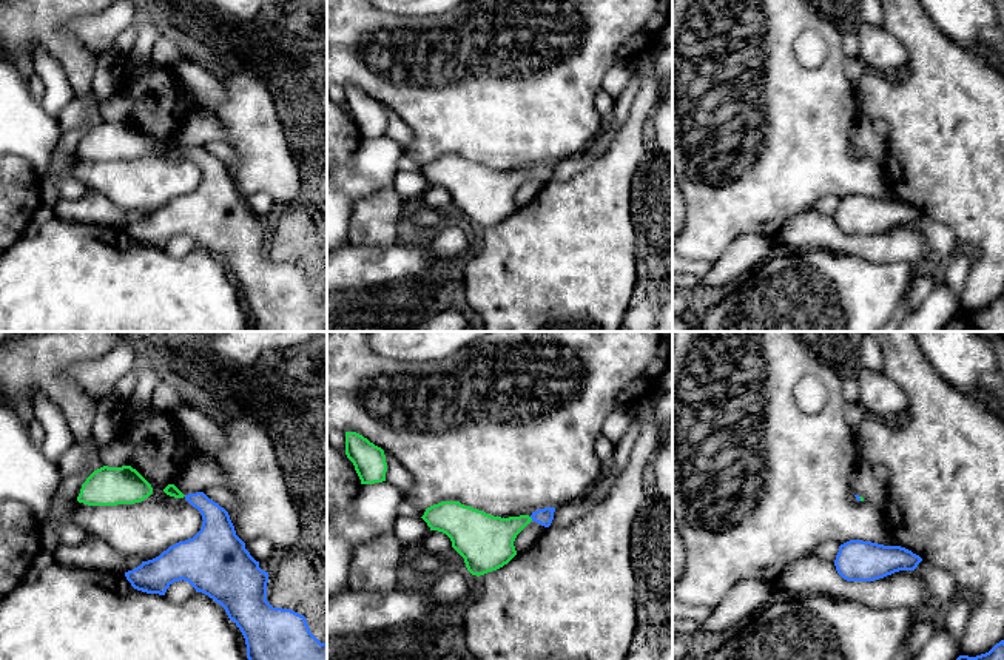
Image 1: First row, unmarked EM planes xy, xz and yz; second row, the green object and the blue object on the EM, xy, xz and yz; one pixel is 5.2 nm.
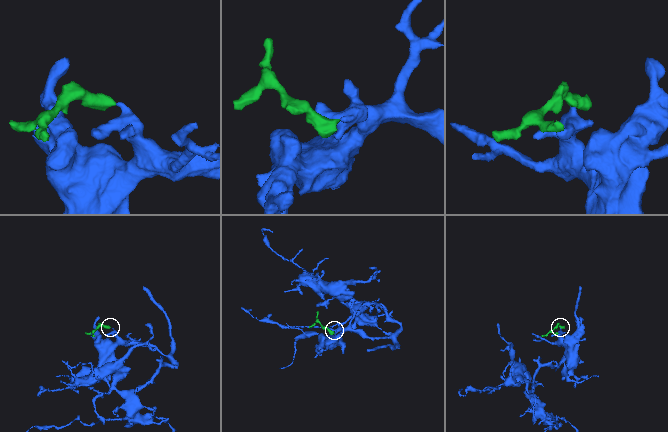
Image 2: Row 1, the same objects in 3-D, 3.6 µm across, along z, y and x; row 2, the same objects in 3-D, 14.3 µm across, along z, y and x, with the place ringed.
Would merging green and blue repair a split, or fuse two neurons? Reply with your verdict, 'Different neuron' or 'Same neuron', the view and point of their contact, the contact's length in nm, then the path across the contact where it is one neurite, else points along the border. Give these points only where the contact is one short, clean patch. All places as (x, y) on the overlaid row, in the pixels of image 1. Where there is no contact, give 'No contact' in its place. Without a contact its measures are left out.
Same neuron. Touches green at xz (531, 518). Shared border 30 nm. Path across: xz (489, 540), (514, 525), (531, 518), (543, 517)

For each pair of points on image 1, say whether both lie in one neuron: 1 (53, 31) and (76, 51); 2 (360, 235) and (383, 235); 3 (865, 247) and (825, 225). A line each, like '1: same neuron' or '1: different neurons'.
1: same neuron
2: same neuron
3: same neuron

